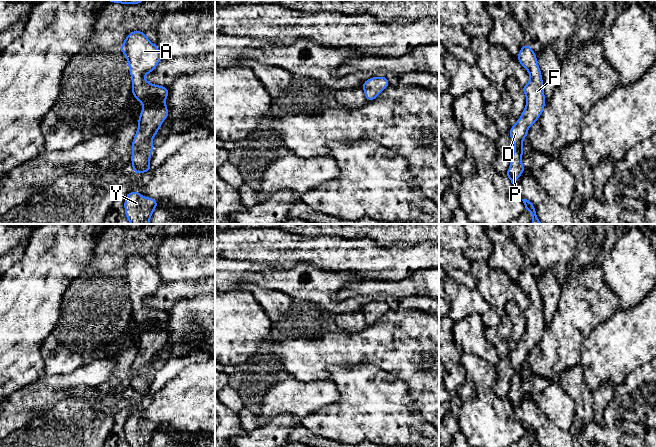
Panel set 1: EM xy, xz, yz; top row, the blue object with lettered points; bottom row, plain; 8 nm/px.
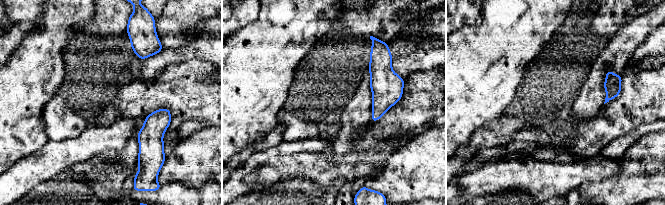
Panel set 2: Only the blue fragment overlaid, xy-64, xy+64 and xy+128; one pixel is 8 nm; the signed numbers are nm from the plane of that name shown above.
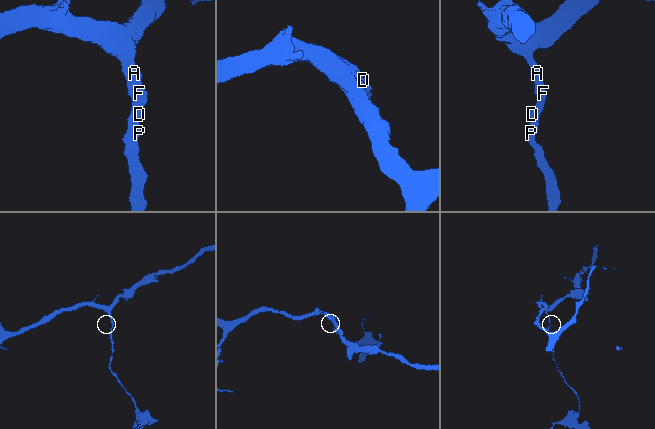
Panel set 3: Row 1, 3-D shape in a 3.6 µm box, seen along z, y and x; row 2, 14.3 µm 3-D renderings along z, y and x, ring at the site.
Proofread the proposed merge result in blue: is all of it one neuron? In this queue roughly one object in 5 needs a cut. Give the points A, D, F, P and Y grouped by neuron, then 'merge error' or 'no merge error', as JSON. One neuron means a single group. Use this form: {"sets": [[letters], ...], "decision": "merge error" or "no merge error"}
{"sets": [["A", "D", "F", "P", "Y"]], "decision": "no merge error"}

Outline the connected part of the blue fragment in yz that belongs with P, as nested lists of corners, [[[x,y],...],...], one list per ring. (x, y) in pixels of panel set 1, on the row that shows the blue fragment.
[[[524,44],[519,51],[517,59],[528,71],[530,80],[522,87],[526,95],[525,109],[516,124],[510,128],[510,138],[515,150],[512,153],[511,163],[505,176],[510,179],[513,185],[525,170],[522,164],[522,154],[525,148],[522,141],[527,137],[529,127],[539,119],[545,107],[544,84],[536,53],[530,46]]]

